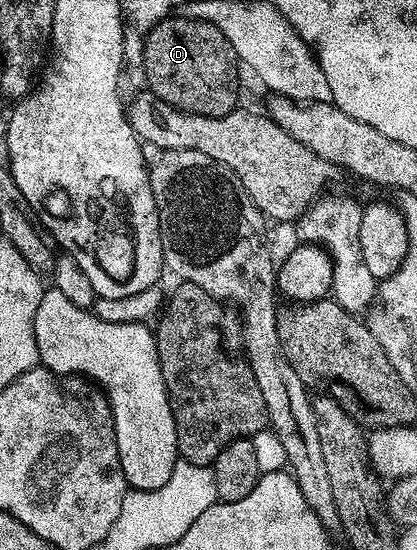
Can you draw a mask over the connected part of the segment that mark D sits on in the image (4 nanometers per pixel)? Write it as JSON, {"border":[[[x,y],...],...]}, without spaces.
{"border":[[[169,16],[144,37],[143,70],[149,93],[176,110],[200,116],[228,116],[239,105],[240,63],[223,32],[204,20]]]}

